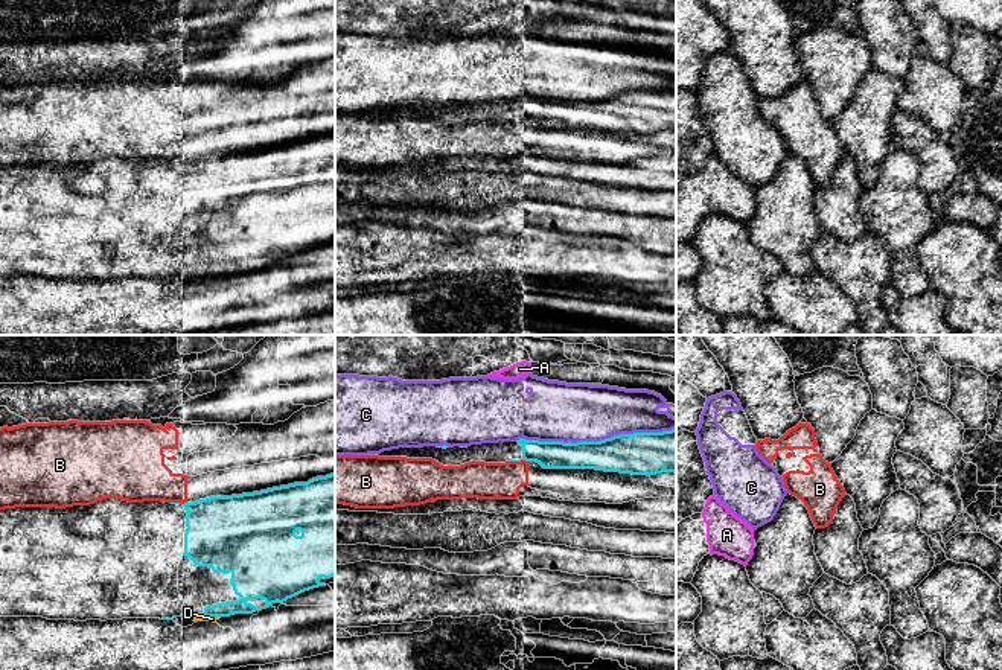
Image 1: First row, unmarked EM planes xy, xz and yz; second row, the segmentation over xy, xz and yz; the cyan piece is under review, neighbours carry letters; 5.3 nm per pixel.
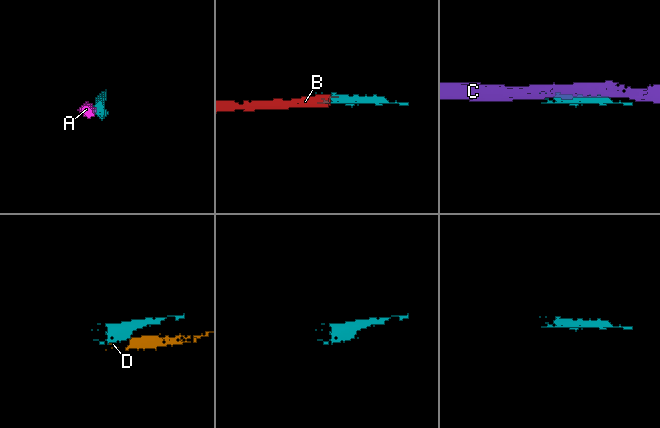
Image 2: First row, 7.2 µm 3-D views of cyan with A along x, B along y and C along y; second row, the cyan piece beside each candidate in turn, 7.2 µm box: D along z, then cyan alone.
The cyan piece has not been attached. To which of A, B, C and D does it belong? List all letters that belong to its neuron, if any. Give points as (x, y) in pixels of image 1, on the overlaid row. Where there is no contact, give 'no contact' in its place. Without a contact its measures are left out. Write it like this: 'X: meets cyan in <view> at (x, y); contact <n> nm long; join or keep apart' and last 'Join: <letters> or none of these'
A: meets cyan in yz at (754, 544); contact 40 nm long; keep apart
B: meets cyan in xz at (520, 460); contact 90 nm long; keep apart
C: meets cyan in xz at (594, 442); contact 850 nm long; keep apart
D: meets cyan in xy at (212, 615); contact 100 nm long; keep apart
Join: none of these

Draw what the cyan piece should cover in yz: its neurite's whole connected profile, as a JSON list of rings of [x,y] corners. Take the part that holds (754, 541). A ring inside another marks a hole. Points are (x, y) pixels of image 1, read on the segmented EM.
[[[787,493],[774,519],[754,530],[754,556],[746,565],[749,580],[760,592],[774,595],[786,612],[803,620],[815,609],[810,588],[824,574],[815,554],[815,530],[804,502]]]

